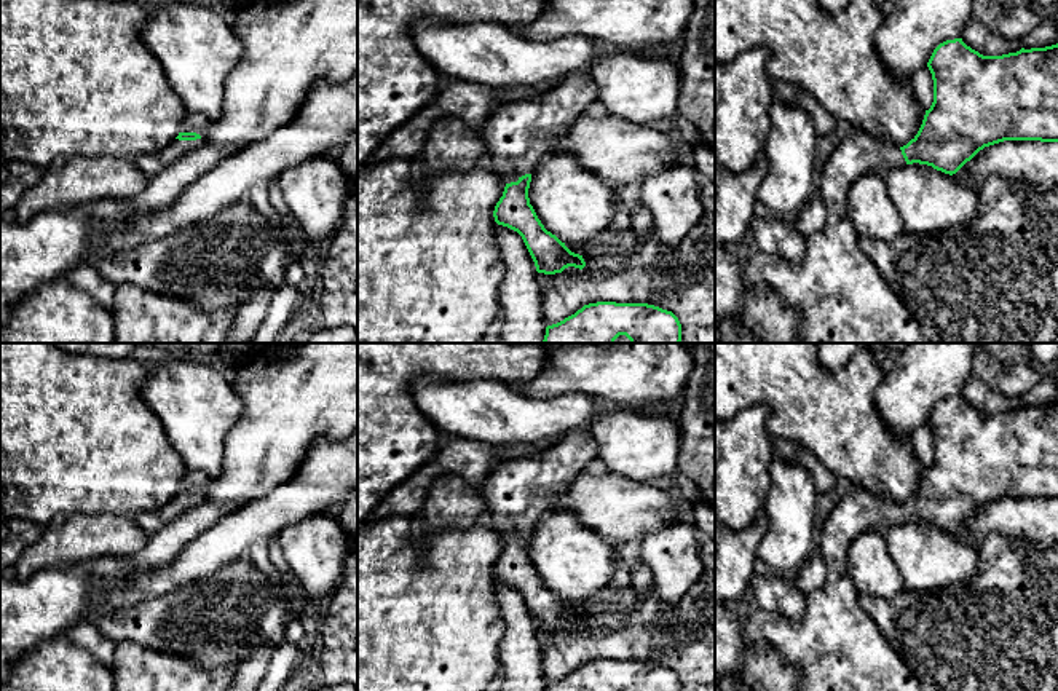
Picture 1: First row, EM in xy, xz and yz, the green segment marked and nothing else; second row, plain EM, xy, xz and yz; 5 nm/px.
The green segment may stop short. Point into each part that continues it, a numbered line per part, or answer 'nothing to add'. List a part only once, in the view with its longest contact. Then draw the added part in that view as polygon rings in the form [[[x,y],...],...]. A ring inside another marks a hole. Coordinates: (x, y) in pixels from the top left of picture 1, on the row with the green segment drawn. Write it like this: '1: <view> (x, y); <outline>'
1: xz (519, 134); [[[578,72],[536,97],[499,102],[479,131],[488,147],[491,169],[504,184],[517,182],[522,176],[531,174],[539,161],[555,153],[557,137],[595,101],[597,89],[594,81],[587,72]]]

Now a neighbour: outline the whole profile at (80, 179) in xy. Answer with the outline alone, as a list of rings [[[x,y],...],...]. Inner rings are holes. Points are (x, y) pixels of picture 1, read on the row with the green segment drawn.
[[[81,155],[57,158],[45,166],[43,176],[14,206],[16,220],[26,223],[43,211],[104,198],[132,198],[145,190],[148,180],[134,160]]]

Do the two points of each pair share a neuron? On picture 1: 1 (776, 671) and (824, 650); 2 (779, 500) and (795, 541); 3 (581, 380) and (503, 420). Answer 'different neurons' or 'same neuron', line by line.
1: different neurons
2: same neuron
3: different neurons

